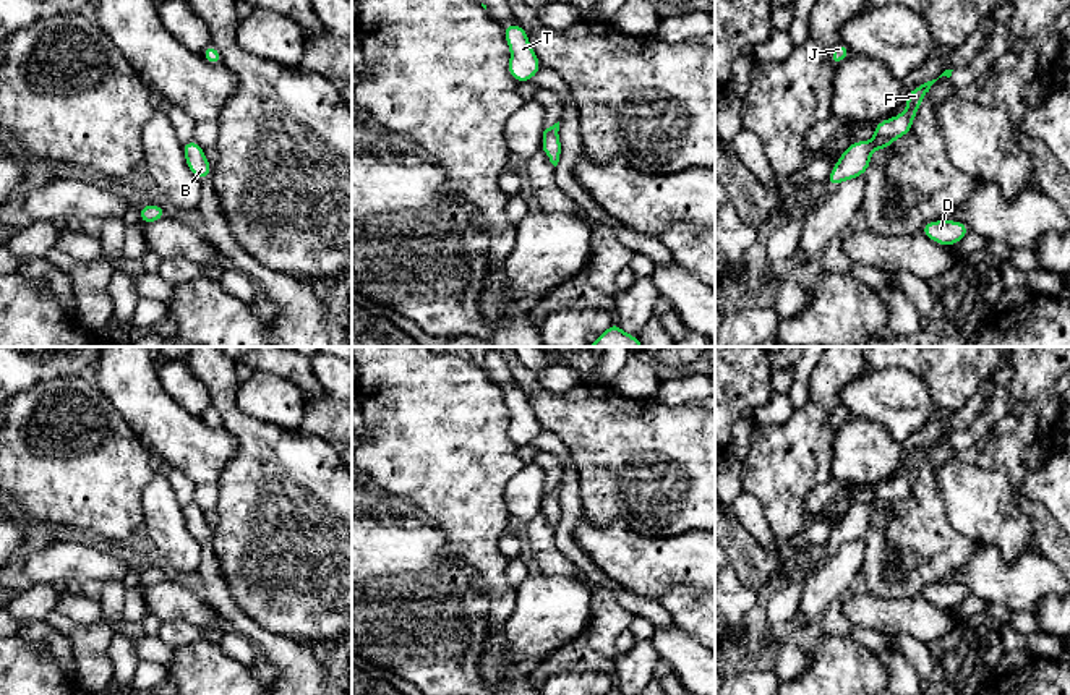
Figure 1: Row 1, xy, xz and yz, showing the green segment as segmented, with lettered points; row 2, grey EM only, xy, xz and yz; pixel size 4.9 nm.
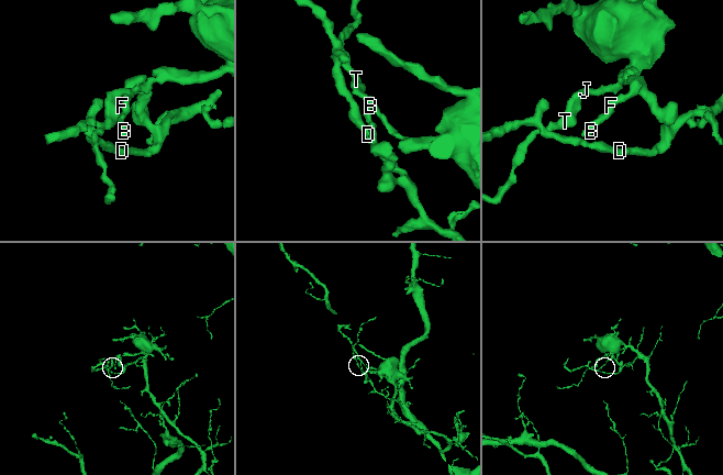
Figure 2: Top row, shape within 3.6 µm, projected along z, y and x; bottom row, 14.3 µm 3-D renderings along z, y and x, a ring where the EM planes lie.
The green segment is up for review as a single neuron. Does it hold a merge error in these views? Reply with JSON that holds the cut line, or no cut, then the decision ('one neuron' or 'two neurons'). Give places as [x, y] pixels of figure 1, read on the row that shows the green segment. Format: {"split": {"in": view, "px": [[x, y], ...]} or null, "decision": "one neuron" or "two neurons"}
{"split": null, "decision": "one neuron"}

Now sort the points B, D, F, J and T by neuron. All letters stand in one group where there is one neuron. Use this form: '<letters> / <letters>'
B D F J T

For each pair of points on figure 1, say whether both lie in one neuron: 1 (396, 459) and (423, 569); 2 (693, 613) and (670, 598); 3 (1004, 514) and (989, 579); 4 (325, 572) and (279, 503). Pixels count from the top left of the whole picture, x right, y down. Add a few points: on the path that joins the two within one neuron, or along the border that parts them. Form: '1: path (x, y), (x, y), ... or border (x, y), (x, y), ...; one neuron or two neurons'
1: border (420, 517), (433, 522), (443, 532), (445, 546); two neurons
2: path (688, 608), (675, 600); one neuron
3: border (981, 545), (991, 545), (1007, 561), (1033, 548); two neurons
4: path (313, 554), (300, 541), (292, 520); one neuron

